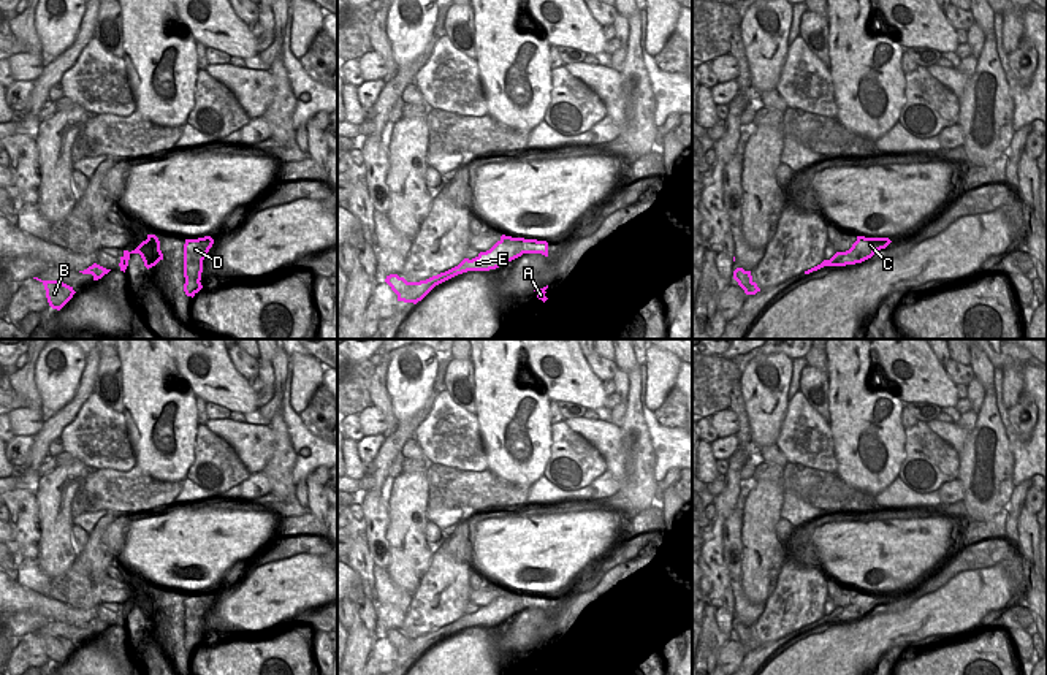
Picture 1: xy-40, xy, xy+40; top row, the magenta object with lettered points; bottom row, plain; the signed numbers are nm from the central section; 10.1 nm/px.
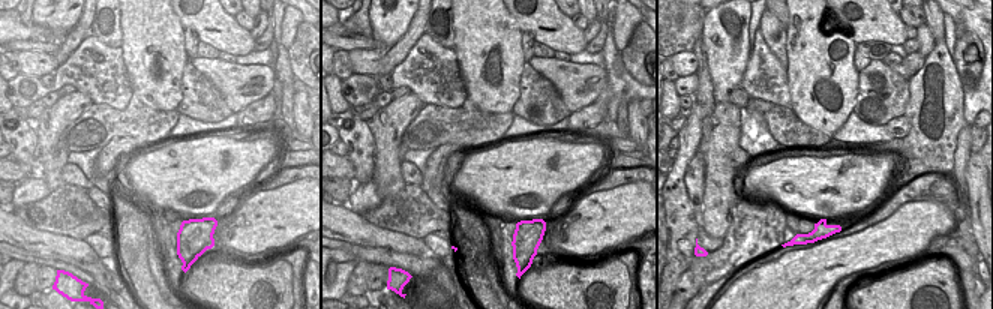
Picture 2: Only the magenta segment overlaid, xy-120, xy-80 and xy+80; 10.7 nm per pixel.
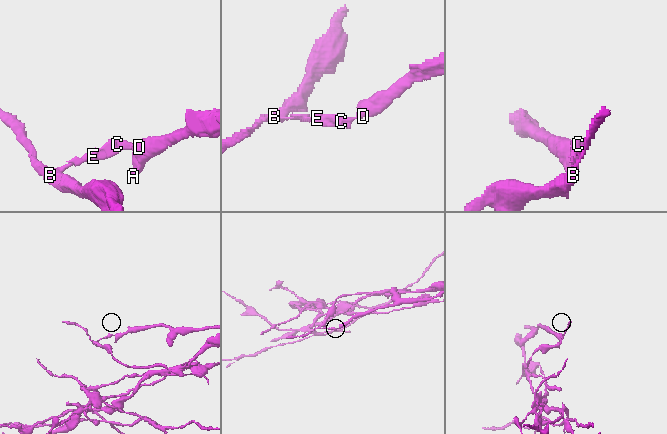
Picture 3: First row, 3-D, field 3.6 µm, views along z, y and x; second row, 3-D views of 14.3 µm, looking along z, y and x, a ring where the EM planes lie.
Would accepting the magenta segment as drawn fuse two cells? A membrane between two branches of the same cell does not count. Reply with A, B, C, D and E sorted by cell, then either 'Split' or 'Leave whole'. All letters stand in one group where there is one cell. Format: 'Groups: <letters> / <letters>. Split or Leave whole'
Groups: A D / B C E. Split

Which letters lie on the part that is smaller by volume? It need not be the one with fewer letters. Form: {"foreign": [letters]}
{"foreign": ["A", "D"]}

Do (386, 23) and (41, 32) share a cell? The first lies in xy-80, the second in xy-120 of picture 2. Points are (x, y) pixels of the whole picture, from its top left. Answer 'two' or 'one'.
two

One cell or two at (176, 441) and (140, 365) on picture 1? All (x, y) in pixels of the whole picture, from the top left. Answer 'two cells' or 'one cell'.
one cell

